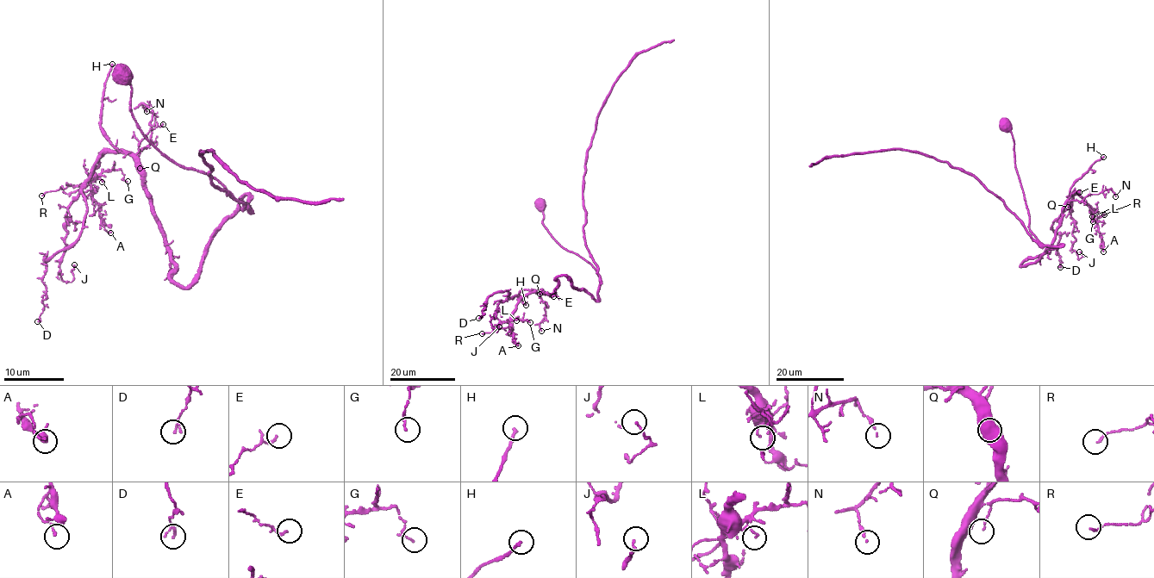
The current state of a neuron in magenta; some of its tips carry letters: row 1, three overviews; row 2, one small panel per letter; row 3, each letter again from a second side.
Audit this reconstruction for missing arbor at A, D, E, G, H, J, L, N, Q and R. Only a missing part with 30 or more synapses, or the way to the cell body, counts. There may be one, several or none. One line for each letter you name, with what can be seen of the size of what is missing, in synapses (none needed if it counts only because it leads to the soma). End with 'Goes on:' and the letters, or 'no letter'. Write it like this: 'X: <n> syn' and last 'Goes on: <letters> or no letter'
Goes on: no letter

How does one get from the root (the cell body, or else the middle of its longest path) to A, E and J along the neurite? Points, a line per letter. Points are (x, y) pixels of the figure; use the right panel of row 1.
A: (1005, 125), (1029, 228), (1044, 245), (1063, 245), (1020, 266), (1050, 249), (1074, 193), (1090, 208), (1103, 251)
E: (1005, 125), (1014, 143), (1029, 228), (1044, 245), (1063, 245), (1020, 266), (1050, 249), (1063, 206), (1079, 192)
J: (1005, 125), (1029, 228), (1044, 245), (1063, 245), (1020, 266), (1050, 249), (1074, 193), (1078, 259), (1079, 251)

